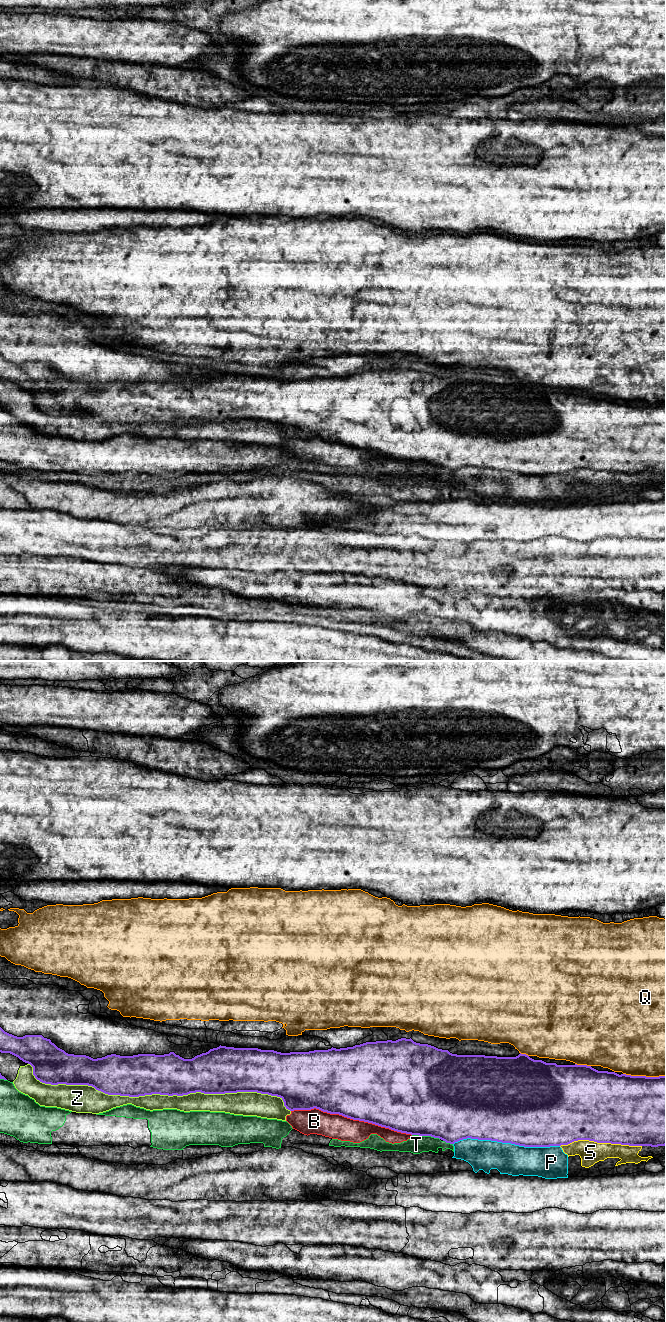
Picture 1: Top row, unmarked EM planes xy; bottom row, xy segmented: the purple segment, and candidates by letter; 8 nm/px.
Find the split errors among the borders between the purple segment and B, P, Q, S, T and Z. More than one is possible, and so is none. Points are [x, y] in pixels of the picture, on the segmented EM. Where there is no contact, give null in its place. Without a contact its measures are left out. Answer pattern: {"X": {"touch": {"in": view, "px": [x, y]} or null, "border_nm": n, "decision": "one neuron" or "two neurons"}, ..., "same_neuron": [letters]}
{"B": {"touch": {"in": "xy", "px": [351, 1118]}, "border_nm": 1000, "decision": "two neurons"}, "P": {"touch": {"in": "xy", "px": [506, 1142]}, "border_nm": 850, "decision": "two neurons"}, "Q": {"touch": {"in": "xy", "px": [644, 1076]}, "border_nm": 340, "decision": "two neurons"}, "S": {"touch": {"in": "xy", "px": [600, 1142]}, "border_nm": 650, "decision": "two neurons"}, "T": {"touch": {"in": "xy", "px": [426, 1135]}, "border_nm": 220, "decision": "two neurons"}, "Z": {"touch": {"in": "xy", "px": [157, 1093]}, "border_nm": 2150, "decision": "two neurons"}, "same_neuron": []}

